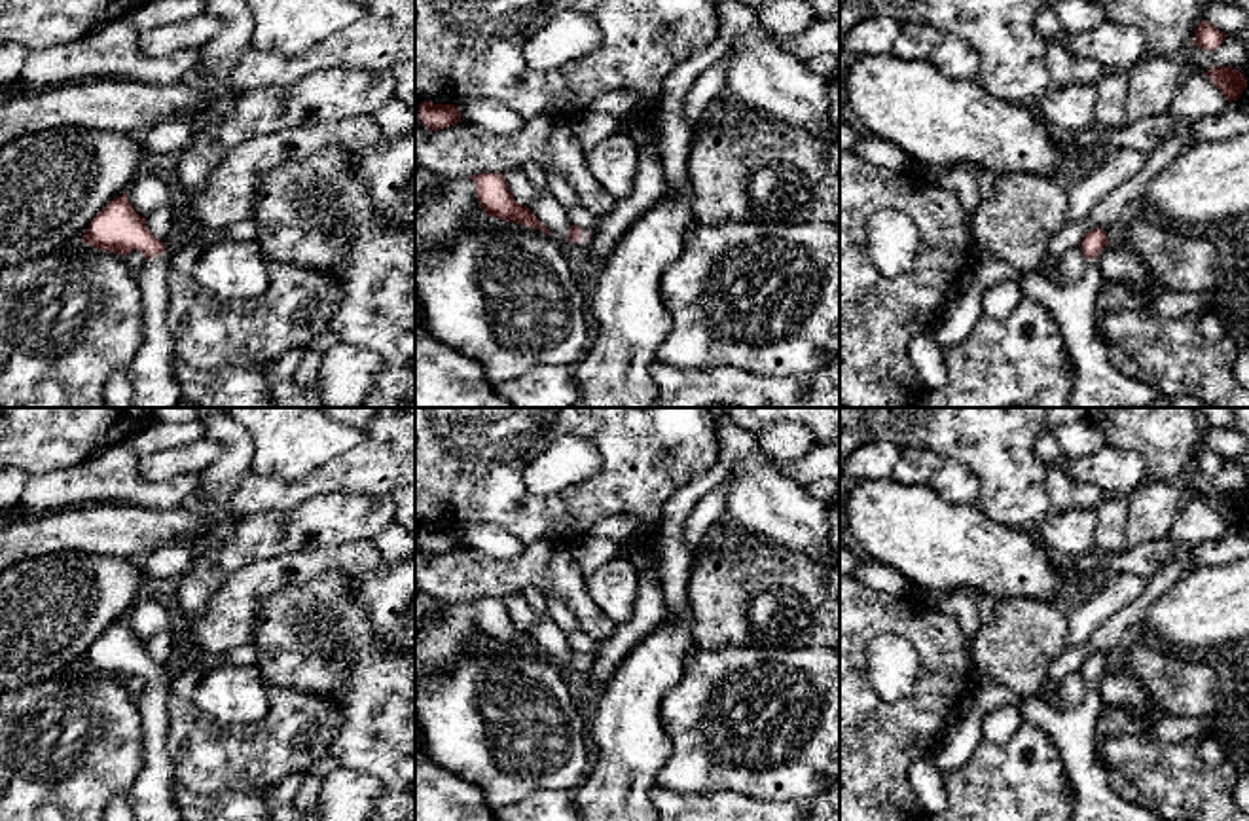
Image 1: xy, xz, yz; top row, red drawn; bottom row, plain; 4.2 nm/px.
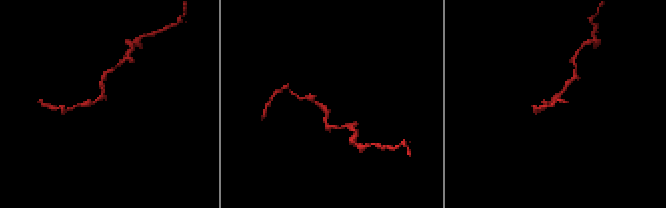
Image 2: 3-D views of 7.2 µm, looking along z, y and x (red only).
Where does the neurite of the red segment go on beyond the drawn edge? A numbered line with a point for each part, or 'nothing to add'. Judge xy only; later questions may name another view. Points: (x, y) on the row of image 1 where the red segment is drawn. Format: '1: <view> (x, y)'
1: xy (154, 385)

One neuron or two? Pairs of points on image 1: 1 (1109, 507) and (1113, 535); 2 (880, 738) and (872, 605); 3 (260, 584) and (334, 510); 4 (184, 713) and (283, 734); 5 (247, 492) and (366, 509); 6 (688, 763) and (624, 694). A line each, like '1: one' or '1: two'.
1: one
2: one
3: two
4: one
5: two
6: two

